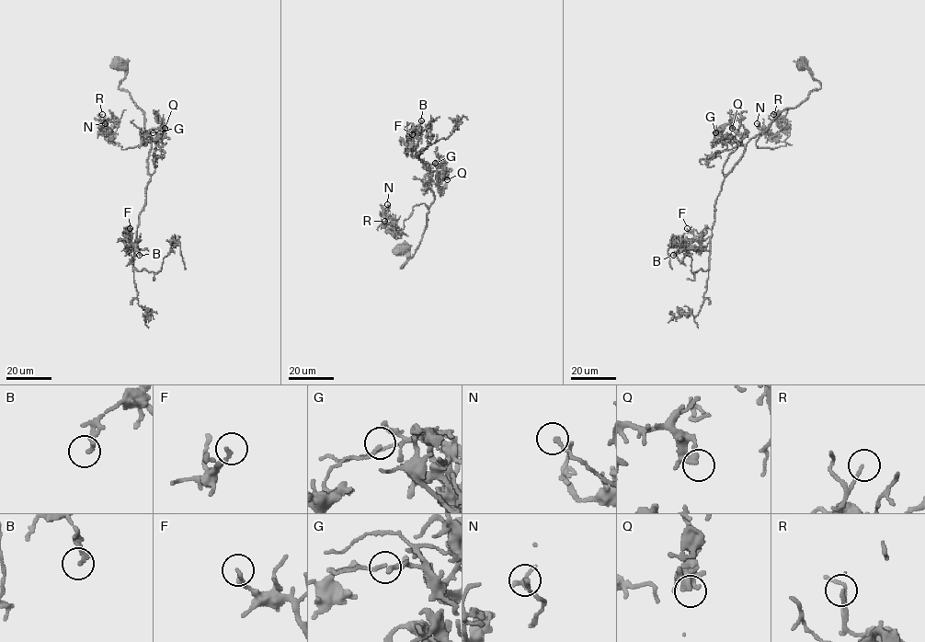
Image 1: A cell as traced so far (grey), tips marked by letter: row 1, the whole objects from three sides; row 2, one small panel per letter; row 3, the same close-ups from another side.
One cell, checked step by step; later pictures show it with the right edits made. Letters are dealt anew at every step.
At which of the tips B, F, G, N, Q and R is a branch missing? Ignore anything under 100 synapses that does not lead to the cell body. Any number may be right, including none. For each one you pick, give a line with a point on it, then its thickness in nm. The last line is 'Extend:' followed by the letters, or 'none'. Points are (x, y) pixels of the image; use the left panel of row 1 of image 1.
Extend: none

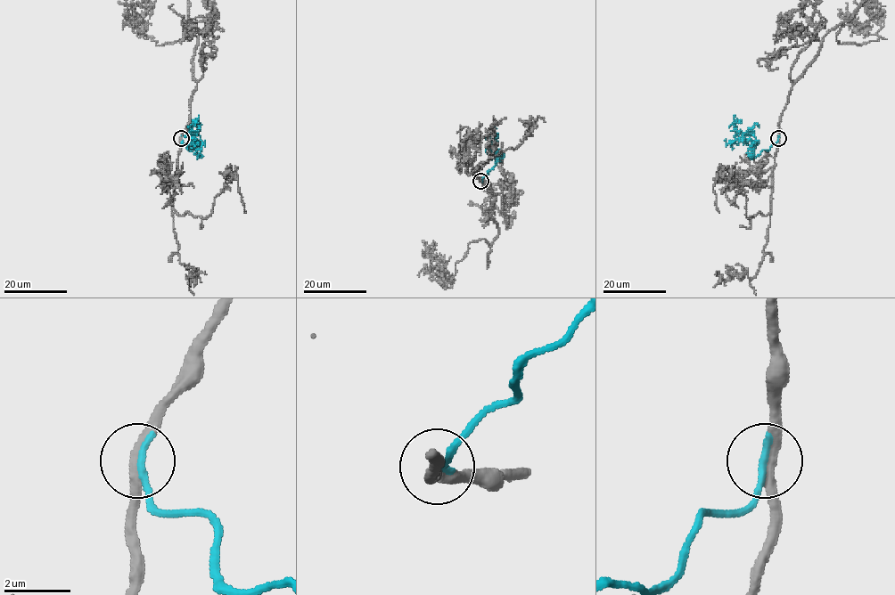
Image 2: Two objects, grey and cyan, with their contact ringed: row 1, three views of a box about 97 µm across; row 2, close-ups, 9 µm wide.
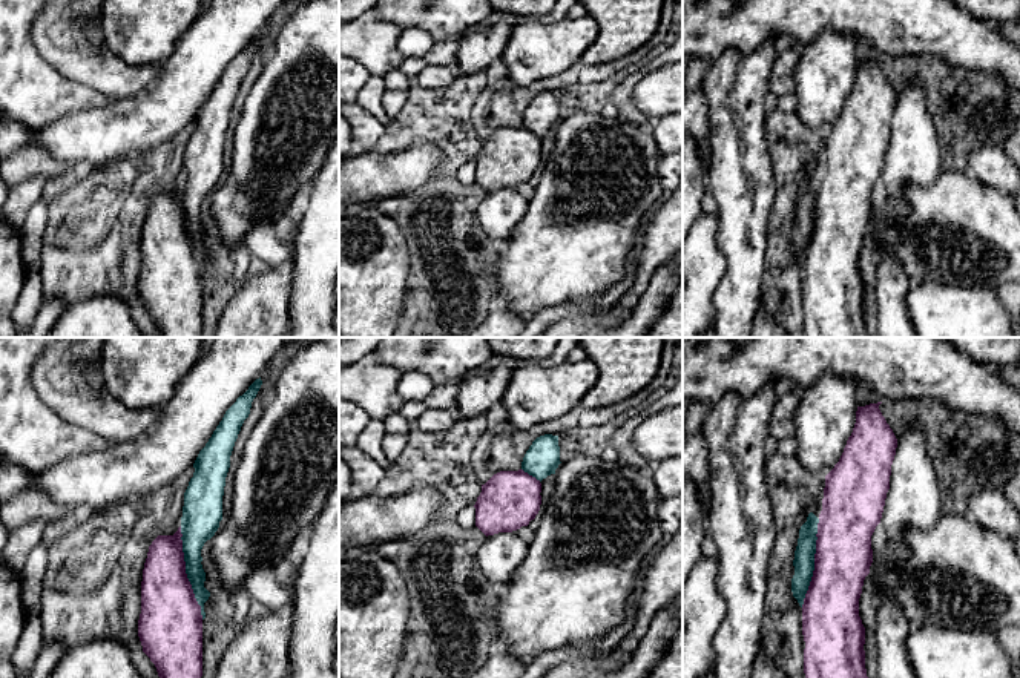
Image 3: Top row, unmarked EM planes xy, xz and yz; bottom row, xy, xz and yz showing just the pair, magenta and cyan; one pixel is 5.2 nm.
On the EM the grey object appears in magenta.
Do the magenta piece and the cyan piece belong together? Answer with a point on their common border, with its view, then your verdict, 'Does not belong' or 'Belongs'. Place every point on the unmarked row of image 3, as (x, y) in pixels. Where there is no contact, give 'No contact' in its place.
Touches magenta at xy (184, 229). Belongs

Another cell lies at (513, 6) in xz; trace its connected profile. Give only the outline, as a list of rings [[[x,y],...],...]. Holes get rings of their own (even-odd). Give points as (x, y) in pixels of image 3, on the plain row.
[[[491,0],[495,11],[514,15],[546,15],[551,14],[558,0]]]

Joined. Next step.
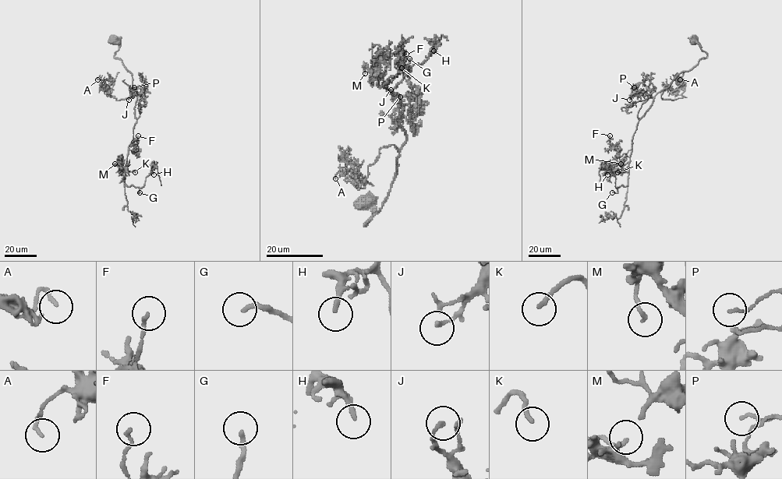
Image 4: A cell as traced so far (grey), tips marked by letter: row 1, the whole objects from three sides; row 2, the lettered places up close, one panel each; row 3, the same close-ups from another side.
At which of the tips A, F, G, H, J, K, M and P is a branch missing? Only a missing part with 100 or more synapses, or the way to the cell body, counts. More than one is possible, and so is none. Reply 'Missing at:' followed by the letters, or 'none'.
Missing at: G, K

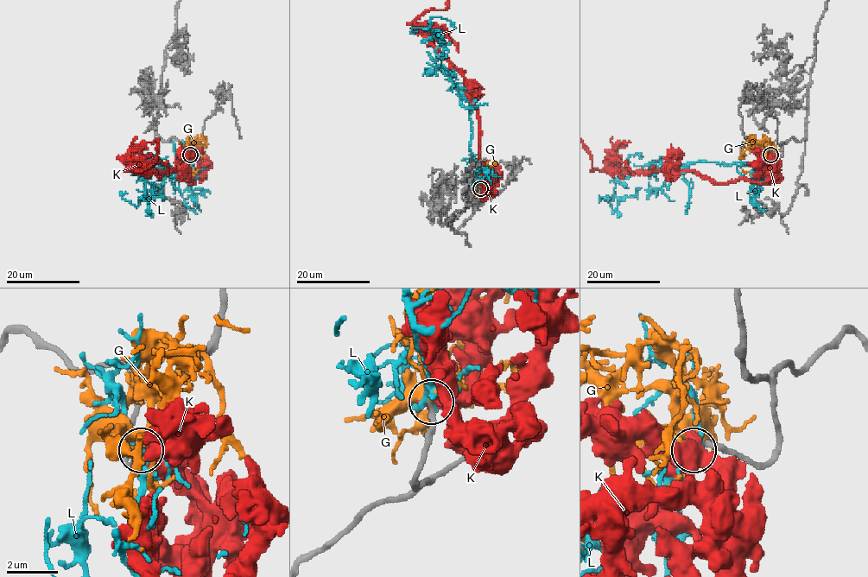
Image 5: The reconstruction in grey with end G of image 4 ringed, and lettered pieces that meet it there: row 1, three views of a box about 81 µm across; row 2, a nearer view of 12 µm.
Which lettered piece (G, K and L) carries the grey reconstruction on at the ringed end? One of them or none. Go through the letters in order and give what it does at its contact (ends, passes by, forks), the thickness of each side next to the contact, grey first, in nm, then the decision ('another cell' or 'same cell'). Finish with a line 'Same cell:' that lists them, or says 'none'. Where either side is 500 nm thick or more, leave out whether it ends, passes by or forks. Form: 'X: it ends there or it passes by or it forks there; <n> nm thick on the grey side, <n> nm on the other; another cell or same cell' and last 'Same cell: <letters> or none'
G: it ends there; 190 nm thick on the grey side, 170 nm on the other; same cell
K: 200 nm thick on the grey side, 650 nm on the other; another cell
L: it passes by; 220 nm thick on the grey side, 190 nm on the other; another cell
Same cell: G

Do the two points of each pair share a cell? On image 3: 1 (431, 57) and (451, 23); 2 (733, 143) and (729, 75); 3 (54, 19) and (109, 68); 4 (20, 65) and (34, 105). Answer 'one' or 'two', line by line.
1: two
2: one
3: one
4: one

